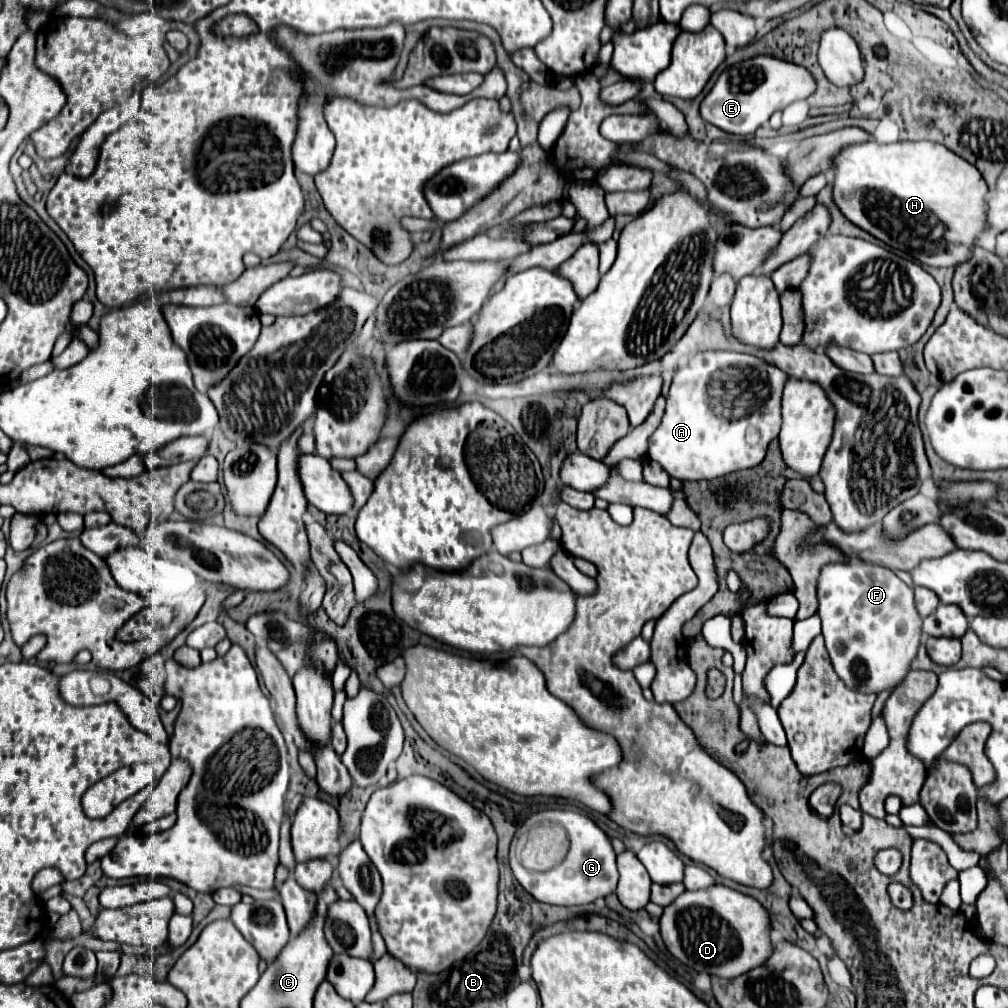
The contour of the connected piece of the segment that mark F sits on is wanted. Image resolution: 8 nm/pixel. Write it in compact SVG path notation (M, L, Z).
M851 559L849 563L831 563L821 569L819 577L819 615L823 621L825 647L829 651L835 673L845 685L859 693L875 693L895 689L909 673L911 661L921 645L921 615L913 603L913 589L905 585L891 569Z

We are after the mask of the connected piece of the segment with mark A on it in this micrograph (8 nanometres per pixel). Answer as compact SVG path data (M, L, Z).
M703 351L673 377L665 417L659 429L649 439L649 459L655 459L671 477L681 481L715 479L727 473L755 467L763 461L767 445L781 429L781 393L787 375L775 365L761 361L755 355L735 351Z

